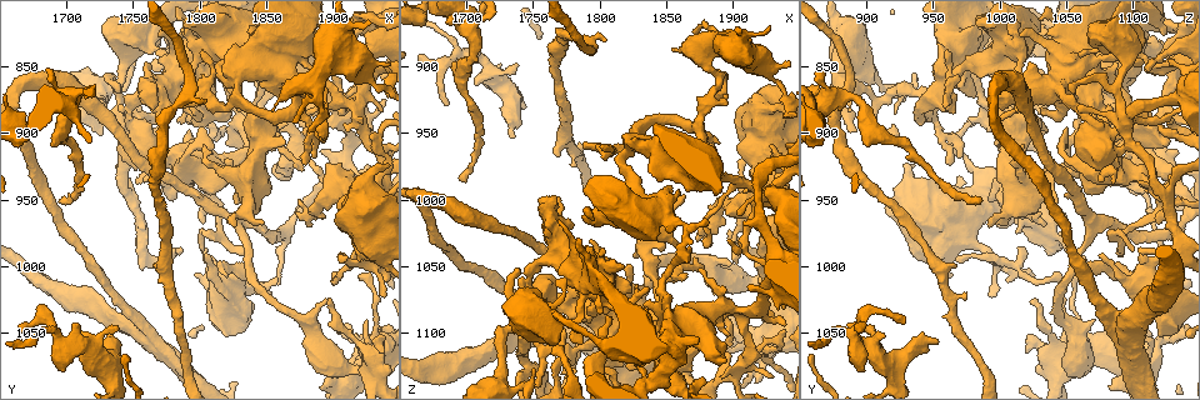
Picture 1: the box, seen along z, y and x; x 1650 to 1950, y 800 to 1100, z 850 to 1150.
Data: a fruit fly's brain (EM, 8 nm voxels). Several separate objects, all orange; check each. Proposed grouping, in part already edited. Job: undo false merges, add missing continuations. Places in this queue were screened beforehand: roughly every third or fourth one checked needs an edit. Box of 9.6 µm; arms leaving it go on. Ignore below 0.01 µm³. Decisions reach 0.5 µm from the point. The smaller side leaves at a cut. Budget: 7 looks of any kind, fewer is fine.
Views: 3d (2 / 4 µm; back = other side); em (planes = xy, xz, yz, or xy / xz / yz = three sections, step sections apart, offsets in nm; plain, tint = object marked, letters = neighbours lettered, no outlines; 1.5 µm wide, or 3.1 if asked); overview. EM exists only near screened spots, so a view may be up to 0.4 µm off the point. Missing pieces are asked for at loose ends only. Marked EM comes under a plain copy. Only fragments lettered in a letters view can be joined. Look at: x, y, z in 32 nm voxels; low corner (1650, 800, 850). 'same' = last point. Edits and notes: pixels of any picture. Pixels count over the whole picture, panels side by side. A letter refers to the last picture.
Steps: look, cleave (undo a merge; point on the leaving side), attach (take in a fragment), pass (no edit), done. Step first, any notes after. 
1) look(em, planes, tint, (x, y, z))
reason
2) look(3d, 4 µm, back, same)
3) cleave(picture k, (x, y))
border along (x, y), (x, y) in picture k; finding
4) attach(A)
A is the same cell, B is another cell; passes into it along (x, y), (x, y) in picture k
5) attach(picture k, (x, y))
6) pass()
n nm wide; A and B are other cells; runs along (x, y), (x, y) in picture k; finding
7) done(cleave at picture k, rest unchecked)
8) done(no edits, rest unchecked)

look(3d, 4 µm, (1904, 822, 882))
abrupt turn

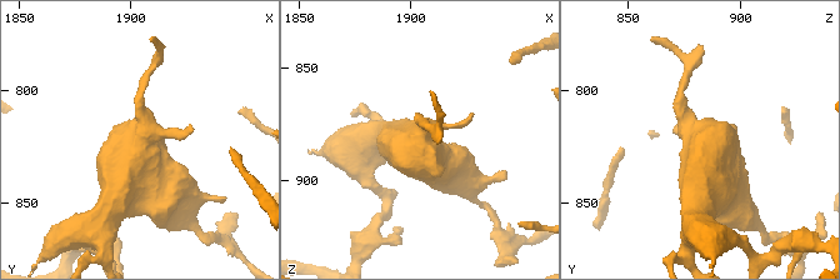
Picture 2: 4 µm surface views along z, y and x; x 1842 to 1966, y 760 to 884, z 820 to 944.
look(em, planes, letters, (1906, 822, 880))
now the EM

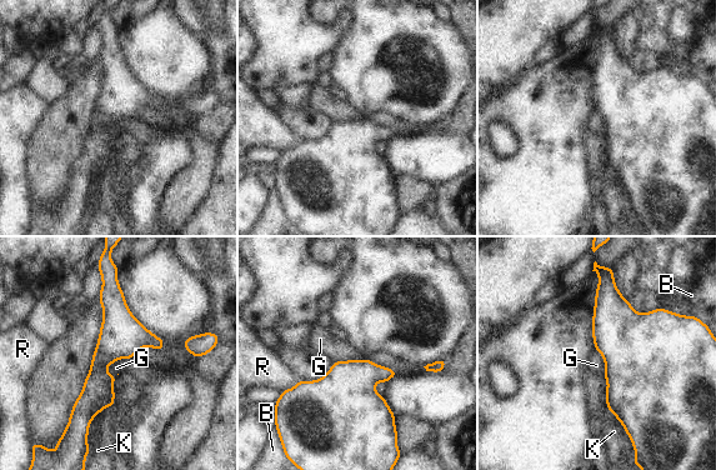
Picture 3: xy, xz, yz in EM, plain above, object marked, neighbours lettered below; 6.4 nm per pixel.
pass()
G touches over 220 nm; B, G, K and R are other cells; runs along (113, 286), (113, 344), (88, 419) in picture 3; continuous, no second cell

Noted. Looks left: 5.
look(3d, 2 µm, (1794, 866, 886))
sharp bend

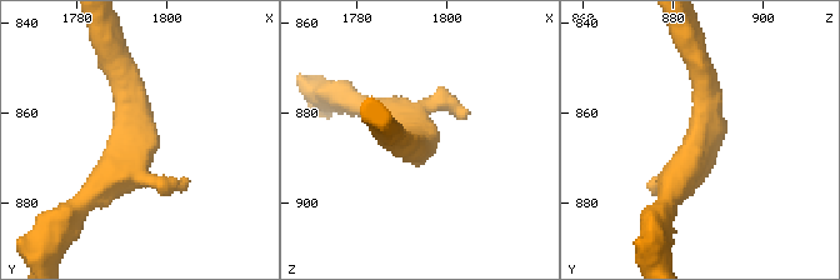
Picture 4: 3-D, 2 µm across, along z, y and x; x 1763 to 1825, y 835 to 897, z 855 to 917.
look(em, planes, letters, (1794, 865, 886))
now the EM

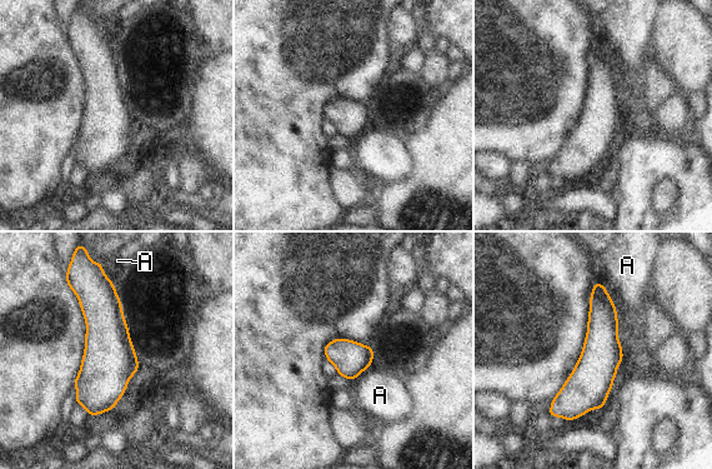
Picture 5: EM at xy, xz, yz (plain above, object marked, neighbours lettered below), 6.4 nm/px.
pass()
240 nm wide; A is another cell; runs along (600, 287), (597, 367), (553, 413) in picture 5; all the same cell

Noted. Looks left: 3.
look(3d, 4 µm, (1832, 1000, 1090))
sharp bend

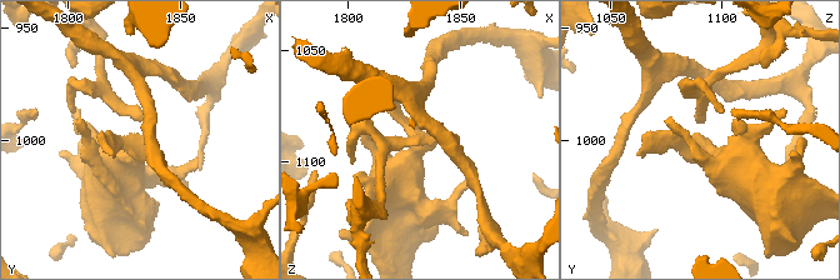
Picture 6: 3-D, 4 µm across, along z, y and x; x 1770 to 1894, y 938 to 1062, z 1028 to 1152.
look(em, xy, step 4, tint, (1830, 1001, 1089))

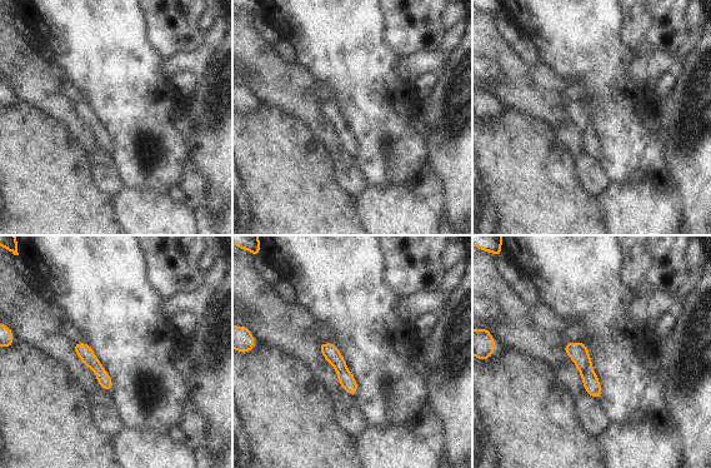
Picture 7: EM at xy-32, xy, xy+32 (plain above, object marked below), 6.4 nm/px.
look(em, planes, letters, same)
another direction

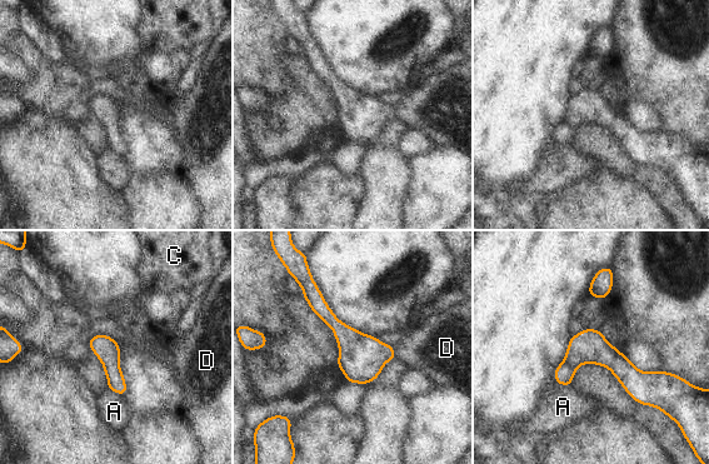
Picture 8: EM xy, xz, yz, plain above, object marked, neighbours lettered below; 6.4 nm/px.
pass()
A touches over 110 nm; A, C and D are other cells; runs along (557, 374), (610, 357), (662, 379) in picture 8; one cell here

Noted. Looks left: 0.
done(no edits, rest unchecked)

